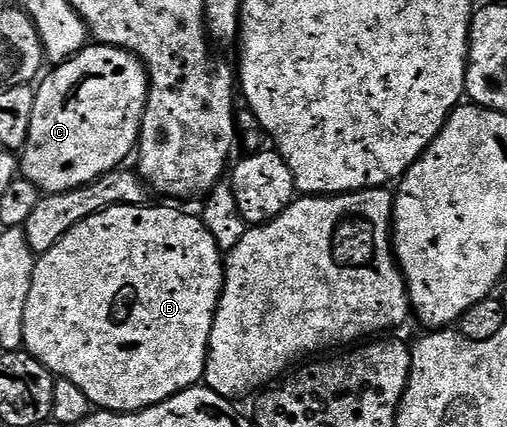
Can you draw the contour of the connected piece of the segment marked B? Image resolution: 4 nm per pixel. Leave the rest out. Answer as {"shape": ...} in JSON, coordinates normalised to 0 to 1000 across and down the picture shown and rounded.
{"shape":[[[241,475],[237,485],[209,485],[183,508],[168,508],[168,518],[144,527],[144,536],[136,536],[136,546],[128,546],[128,555],[105,574],[105,583],[75,600],[65,630],[63,667],[49,712],[45,813],[103,878],[144,892],[144,902],[152,902],[152,911],[176,930],[181,956],[199,963],[282,963],[288,953],[310,948],[387,904],[408,867],[412,780],[420,770],[424,726],[432,719],[432,698],[440,684],[442,600],[391,501],[367,504],[345,485],[298,482],[256,485]]]}

